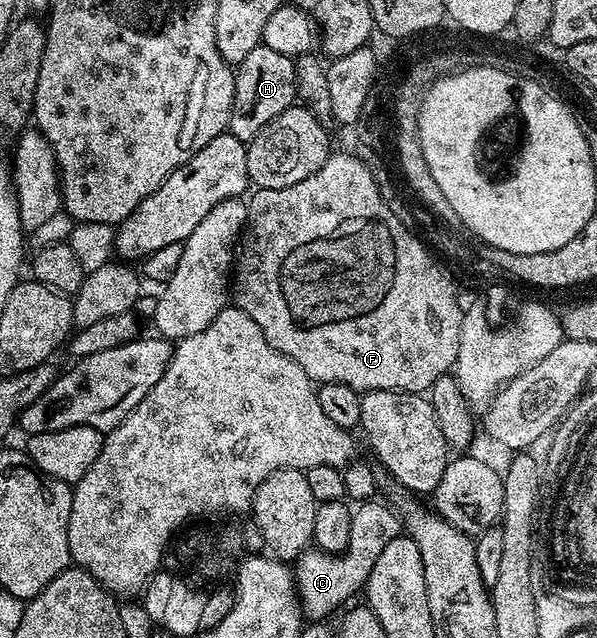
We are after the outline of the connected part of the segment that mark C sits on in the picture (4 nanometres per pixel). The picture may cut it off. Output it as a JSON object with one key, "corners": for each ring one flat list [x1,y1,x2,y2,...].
{"corners":[[378,501,363,502,354,510,352,536,343,554,326,554,323,550,310,548,293,563,294,585,298,588,298,600,307,619,326,620,337,606,345,607,345,602,365,587,388,540,396,540,403,533,401,517]]}

